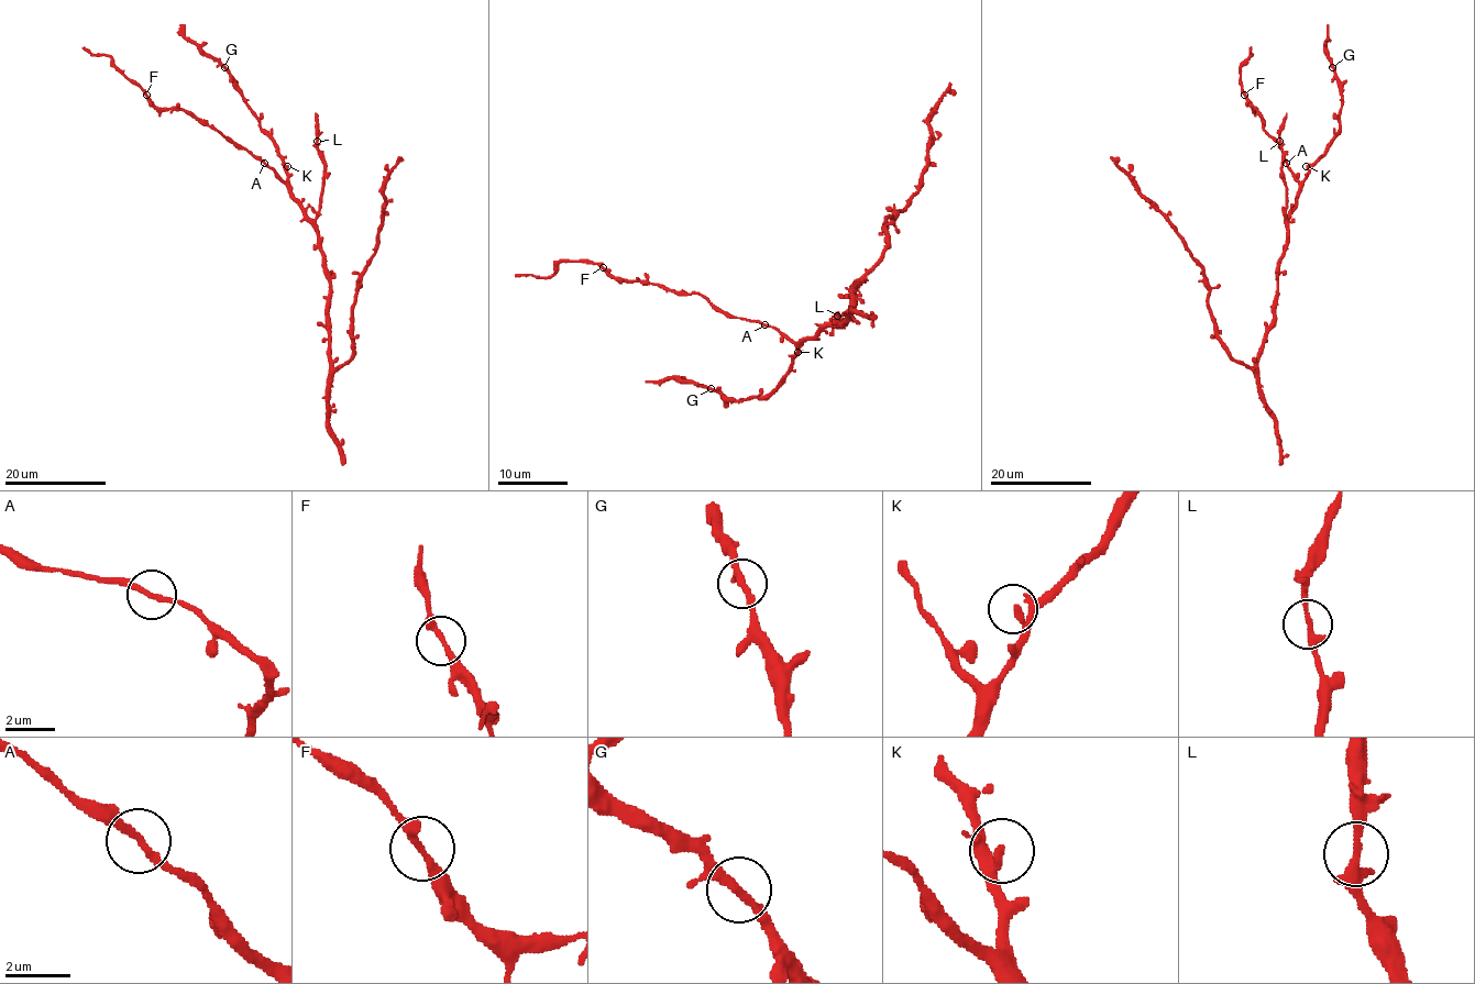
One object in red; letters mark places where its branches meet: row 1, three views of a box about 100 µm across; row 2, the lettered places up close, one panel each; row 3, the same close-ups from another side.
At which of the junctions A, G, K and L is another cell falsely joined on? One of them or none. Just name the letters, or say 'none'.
none

